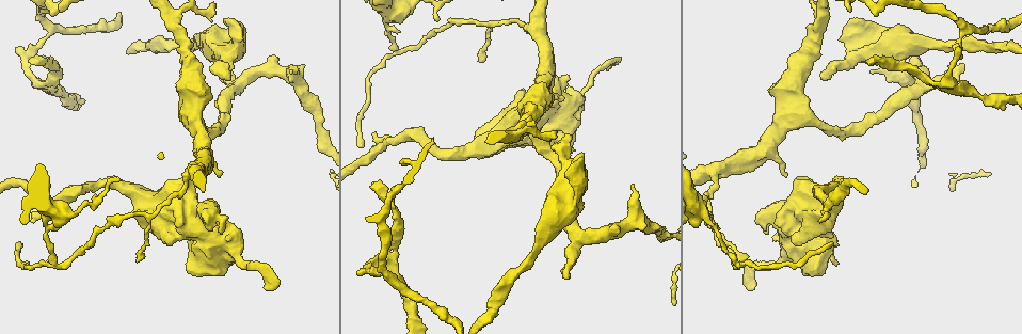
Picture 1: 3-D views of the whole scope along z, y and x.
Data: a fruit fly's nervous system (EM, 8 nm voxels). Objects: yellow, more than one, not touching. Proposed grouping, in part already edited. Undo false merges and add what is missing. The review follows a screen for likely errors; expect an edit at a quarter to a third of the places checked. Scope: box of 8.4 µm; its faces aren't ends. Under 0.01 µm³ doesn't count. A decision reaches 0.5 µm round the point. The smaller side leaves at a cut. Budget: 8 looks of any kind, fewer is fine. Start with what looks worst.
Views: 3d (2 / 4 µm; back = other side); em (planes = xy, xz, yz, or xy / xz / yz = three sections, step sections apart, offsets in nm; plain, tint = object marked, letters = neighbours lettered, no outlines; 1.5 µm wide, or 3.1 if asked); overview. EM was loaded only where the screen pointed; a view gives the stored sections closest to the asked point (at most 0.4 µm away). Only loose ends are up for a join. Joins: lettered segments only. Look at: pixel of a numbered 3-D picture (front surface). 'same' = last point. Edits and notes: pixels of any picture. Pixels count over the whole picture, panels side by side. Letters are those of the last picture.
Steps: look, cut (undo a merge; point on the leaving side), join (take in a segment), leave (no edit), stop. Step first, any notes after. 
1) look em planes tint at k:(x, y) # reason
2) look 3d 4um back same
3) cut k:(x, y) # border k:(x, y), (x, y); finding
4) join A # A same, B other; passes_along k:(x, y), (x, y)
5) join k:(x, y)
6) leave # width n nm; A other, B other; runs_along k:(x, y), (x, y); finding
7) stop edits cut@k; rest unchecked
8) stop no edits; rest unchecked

look 3d 4um at 1:(870, 61) # free end

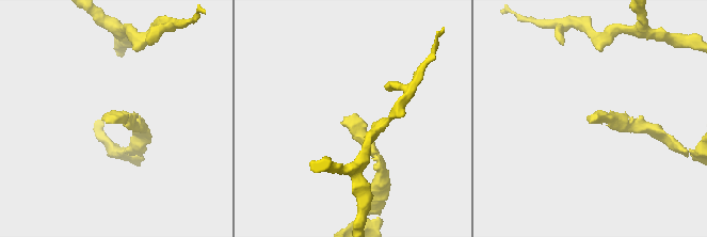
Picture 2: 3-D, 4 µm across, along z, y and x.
look em xy step 8 letters at 2:(591, 121) # shape alone is not enough

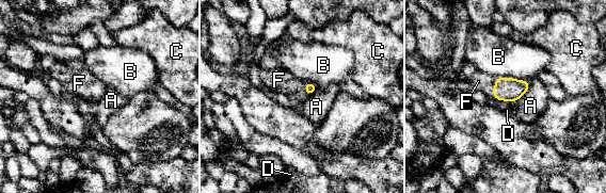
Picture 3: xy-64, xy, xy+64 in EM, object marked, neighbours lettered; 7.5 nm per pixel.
look em planes letters same

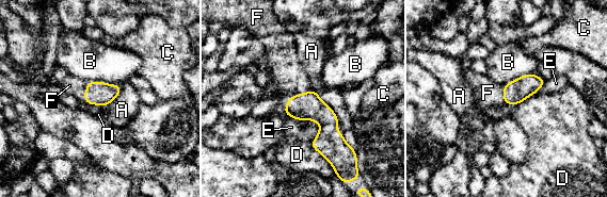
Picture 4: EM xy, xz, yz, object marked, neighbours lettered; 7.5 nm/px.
join F # A other, B other, C other, D other, E other, F same; the cell continues

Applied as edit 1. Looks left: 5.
look em planes tint at 1:(372, 133) # an open end

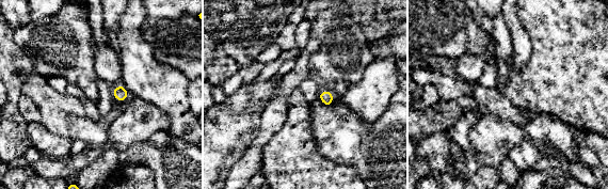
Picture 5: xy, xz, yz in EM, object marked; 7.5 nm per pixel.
look em planes letters same

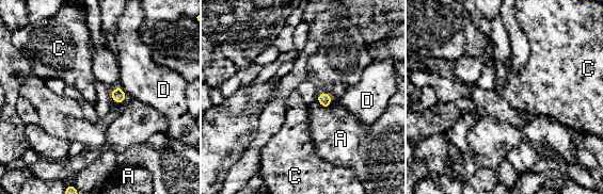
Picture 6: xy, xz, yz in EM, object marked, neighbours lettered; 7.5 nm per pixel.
leave # A other, C other, D other; no lettered segment goes on from it

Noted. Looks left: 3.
look 3d 2um at 1:(955, 62) # abrupt turn

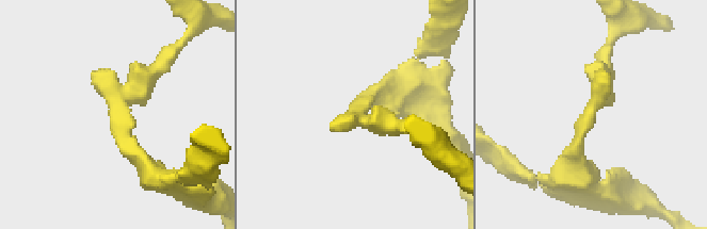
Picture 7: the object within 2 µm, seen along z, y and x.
look em yz step 8 plain at 7:(120, 112)

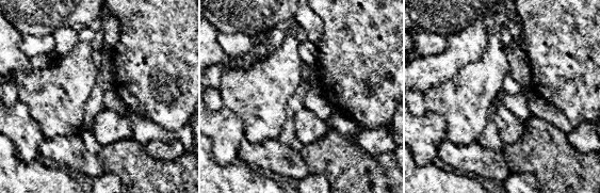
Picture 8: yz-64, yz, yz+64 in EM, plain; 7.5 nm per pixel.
look em yz step 8 letters same

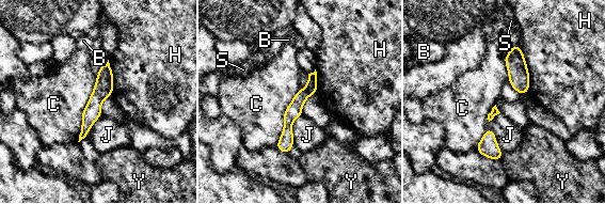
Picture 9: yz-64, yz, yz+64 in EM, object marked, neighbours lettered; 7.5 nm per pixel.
cut 9:(313, 76) # B other, C other, H other, J other, S other, Y other; border 9:(308, 79), (315, 84), (316, 92); a second cell is stuck on

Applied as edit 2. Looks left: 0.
stop edits join@4, cut@9; rest unchecked

